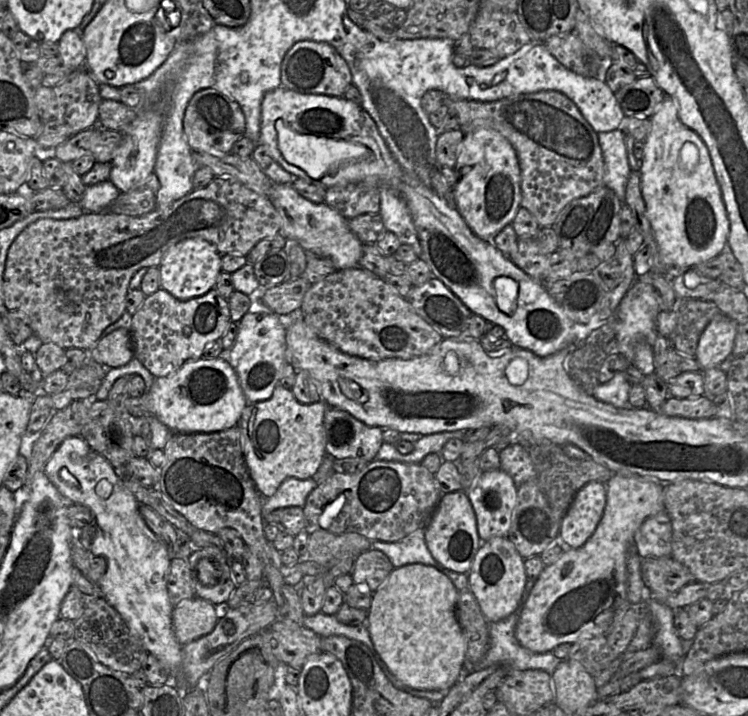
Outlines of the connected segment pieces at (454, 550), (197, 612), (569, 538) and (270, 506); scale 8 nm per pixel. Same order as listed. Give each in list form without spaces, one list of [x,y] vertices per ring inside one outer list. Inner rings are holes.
[[[464,490],[442,494],[425,527],[425,541],[439,564],[451,571],[468,574],[482,540],[478,534],[475,511]]]
[[[199,597],[183,600],[173,608],[173,630],[182,646],[210,633],[217,621],[215,605]]]
[[[591,481],[575,495],[563,517],[559,541],[565,548],[582,547],[595,532],[607,501],[606,484]]]
[[[287,478],[278,488],[276,493],[264,498],[262,517],[276,509],[287,507],[303,507],[309,494],[316,488],[318,483],[315,479]]]

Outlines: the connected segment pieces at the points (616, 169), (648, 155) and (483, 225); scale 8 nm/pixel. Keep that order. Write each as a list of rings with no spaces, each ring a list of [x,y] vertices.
[[[618,128],[598,133],[604,160],[604,185],[614,191],[624,203],[626,185],[632,171],[628,161],[625,132]]]
[[[665,95],[651,121],[640,161],[641,192],[666,267],[665,276],[671,278],[722,253],[730,223],[709,150],[701,137],[681,121],[675,100]]]
[[[477,128],[465,133],[454,170],[454,206],[479,238],[492,239],[503,227],[512,223],[521,207],[521,172],[515,150],[498,131]]]

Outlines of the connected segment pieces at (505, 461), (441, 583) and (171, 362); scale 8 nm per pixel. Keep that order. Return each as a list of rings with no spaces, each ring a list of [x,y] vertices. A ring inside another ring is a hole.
[[[511,442],[499,451],[501,468],[509,474],[517,486],[522,483],[536,478],[536,470],[528,451],[519,443]]]
[[[409,564],[394,568],[382,586],[373,593],[366,627],[376,651],[403,684],[415,690],[450,690],[463,676],[465,637],[456,616],[458,590],[435,567]]]
[[[159,288],[146,296],[132,316],[130,333],[134,344],[134,356],[155,377],[163,377],[189,361],[202,357],[207,344],[221,340],[230,324],[228,300],[216,288],[203,296],[186,301],[178,300]]]

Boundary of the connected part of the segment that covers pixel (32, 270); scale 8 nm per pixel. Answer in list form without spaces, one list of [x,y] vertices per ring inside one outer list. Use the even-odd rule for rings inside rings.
[[[219,176],[215,177],[205,188],[192,190],[189,194],[173,202],[171,205],[163,209],[155,209],[139,217],[118,215],[103,211],[100,213],[83,213],[78,218],[68,220],[39,219],[28,225],[16,237],[8,250],[3,276],[4,306],[8,311],[24,312],[30,318],[34,335],[42,343],[55,343],[64,350],[77,348],[89,351],[102,338],[102,332],[126,312],[126,296],[133,275],[141,268],[158,267],[167,250],[178,242],[189,238],[200,238],[211,243],[221,255],[235,253],[245,256],[259,241],[272,238],[278,233],[281,233],[281,218],[269,196],[259,194],[247,188],[243,183],[232,177]]]

